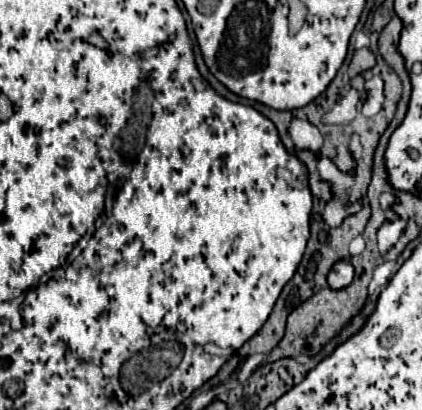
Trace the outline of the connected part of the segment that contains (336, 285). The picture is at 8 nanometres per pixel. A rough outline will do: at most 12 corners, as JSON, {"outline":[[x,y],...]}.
{"outline":[[346,259],[334,263],[328,285],[342,289],[352,283],[352,263]]}

